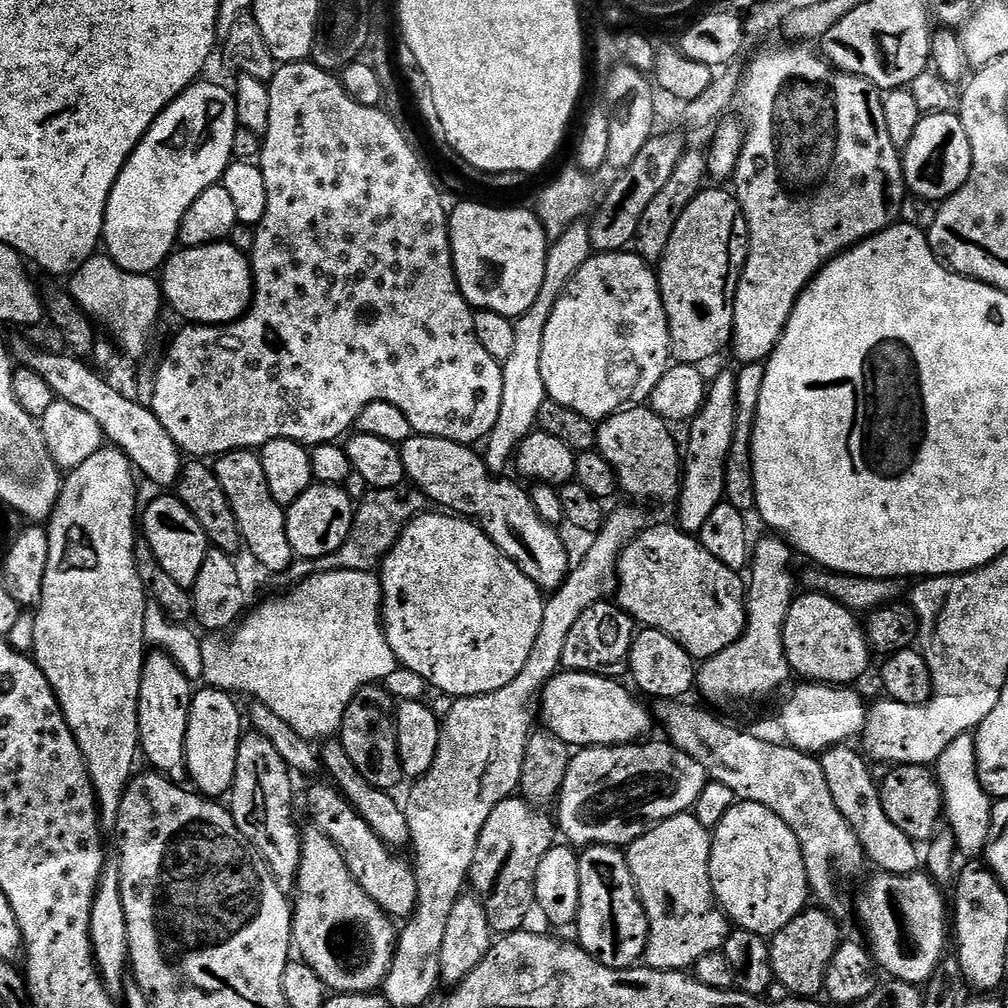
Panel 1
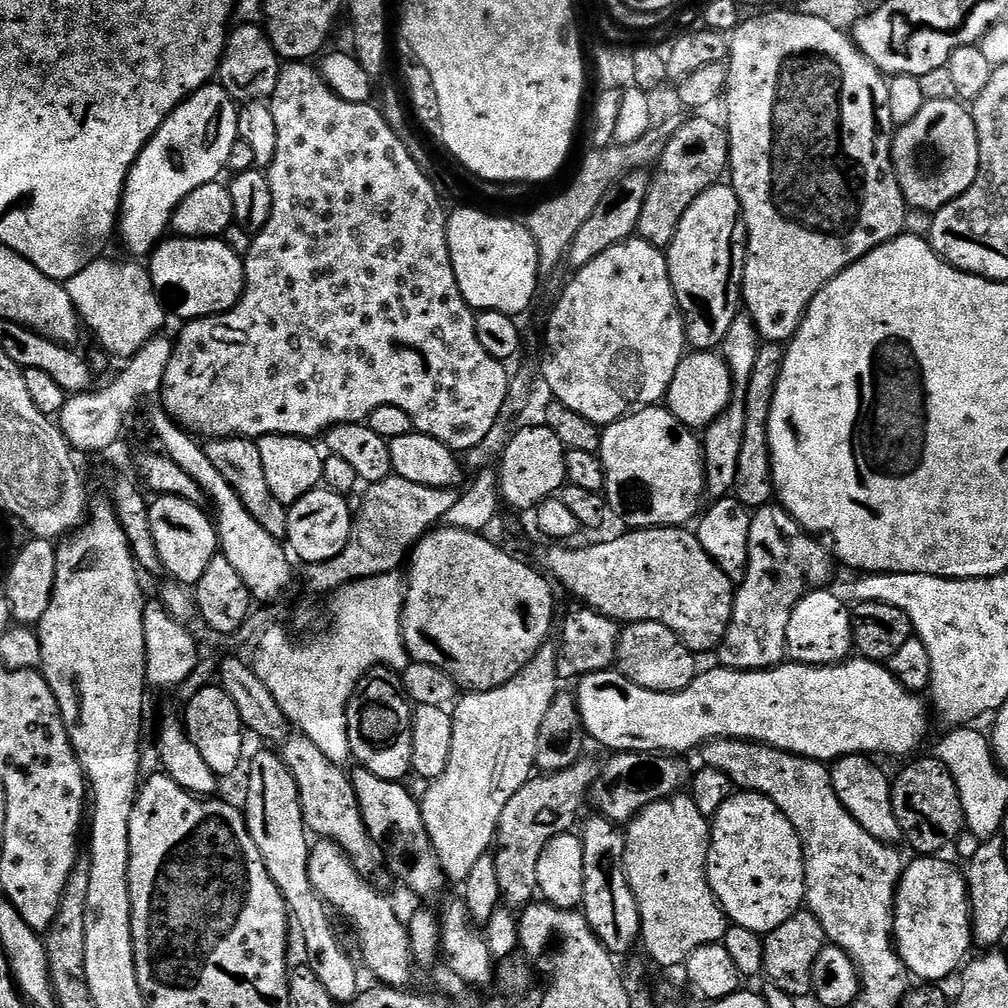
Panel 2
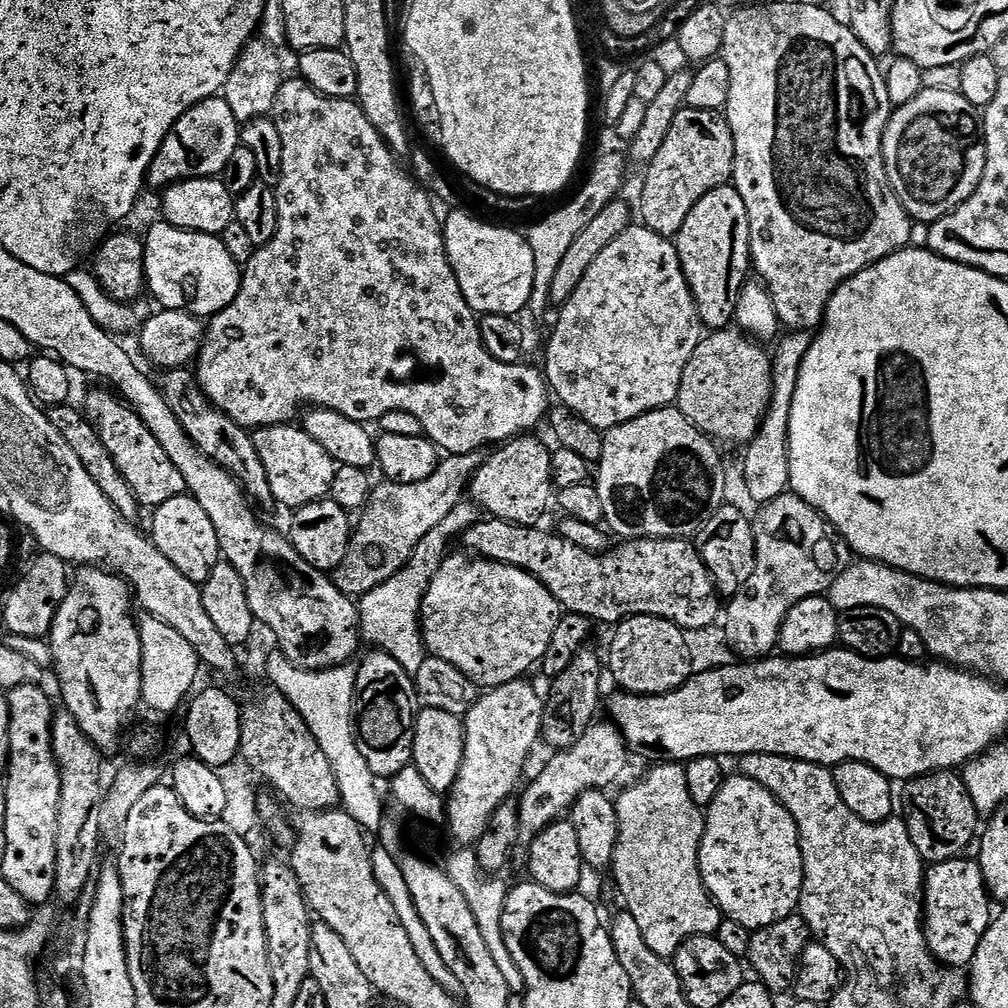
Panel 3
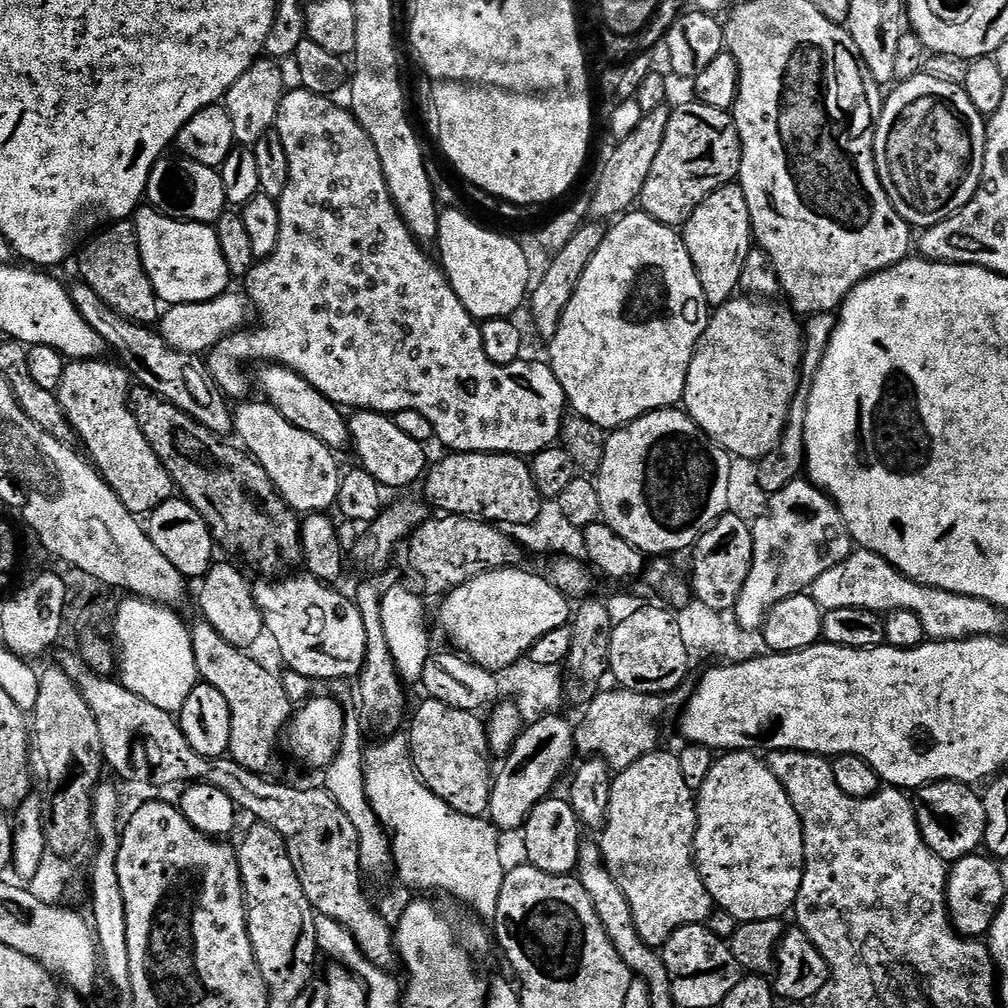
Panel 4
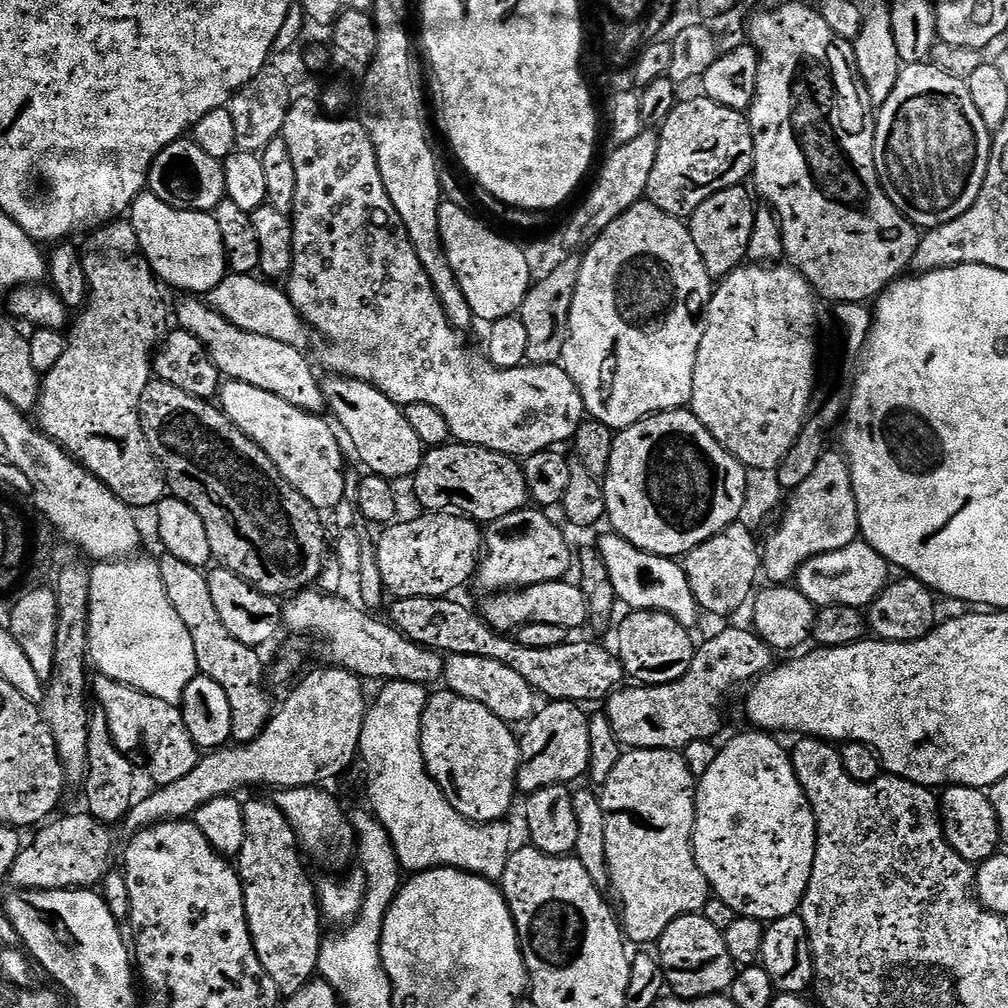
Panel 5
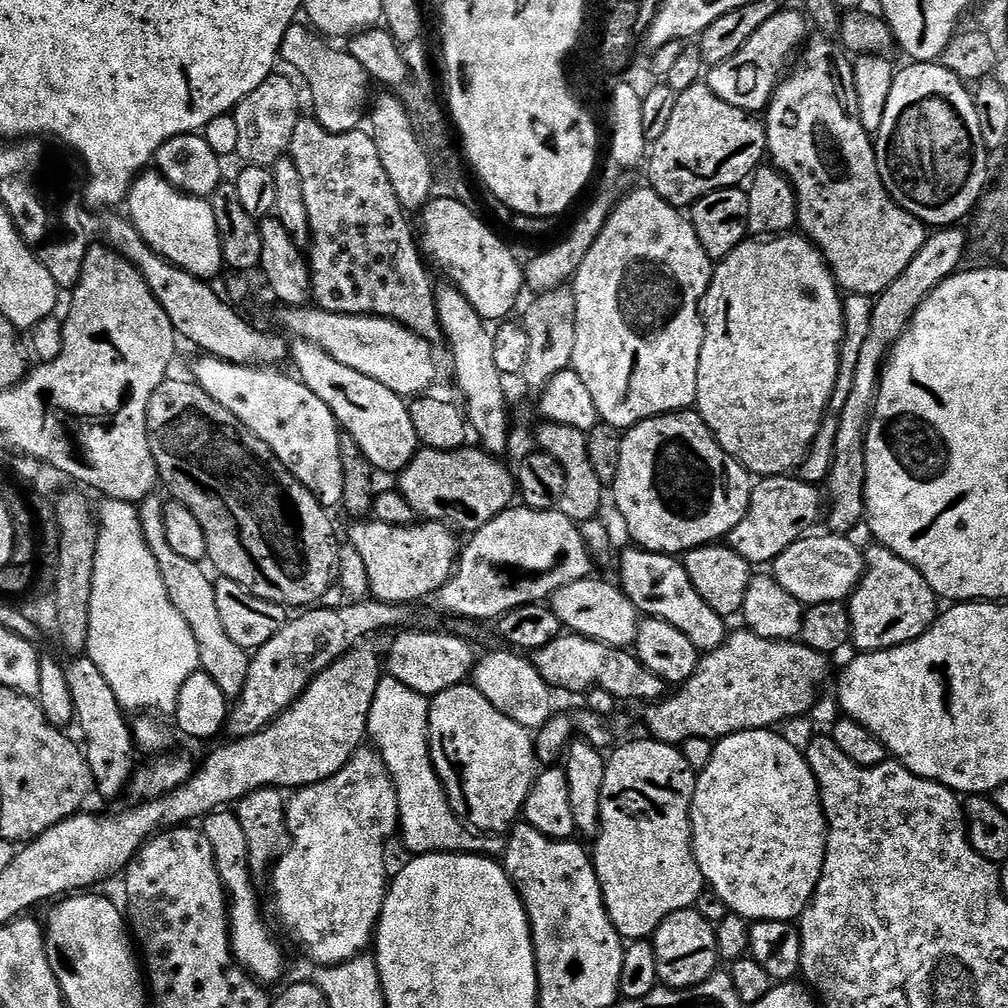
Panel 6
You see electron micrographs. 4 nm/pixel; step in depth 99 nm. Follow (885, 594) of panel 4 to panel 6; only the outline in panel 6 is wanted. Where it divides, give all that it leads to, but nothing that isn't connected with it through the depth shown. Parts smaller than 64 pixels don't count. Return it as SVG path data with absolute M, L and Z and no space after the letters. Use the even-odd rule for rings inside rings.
M809 534L803 540L794 542L770 565L771 575L784 587L787 592L794 594L801 604L811 606L822 602L844 602L852 595L852 591L858 587L864 576L863 551L859 552L848 541L844 534L827 534L828 536L816 536Z

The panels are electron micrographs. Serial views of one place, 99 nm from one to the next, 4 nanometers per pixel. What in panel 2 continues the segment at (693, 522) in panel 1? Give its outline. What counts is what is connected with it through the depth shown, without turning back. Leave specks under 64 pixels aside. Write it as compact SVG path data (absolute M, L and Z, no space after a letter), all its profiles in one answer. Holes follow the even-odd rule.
M738 314L726 330L726 338L718 349L732 372L732 401L718 414L716 421L702 432L704 449L704 486L713 501L723 500L735 489L738 474L738 454L742 451L742 434L746 434L746 390L750 382L750 370L758 359L761 338L752 319L746 314Z

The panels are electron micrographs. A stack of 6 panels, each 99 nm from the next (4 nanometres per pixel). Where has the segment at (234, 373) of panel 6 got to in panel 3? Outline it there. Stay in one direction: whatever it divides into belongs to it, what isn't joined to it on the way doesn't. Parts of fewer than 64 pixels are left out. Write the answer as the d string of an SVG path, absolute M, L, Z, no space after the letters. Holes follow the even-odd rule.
M286 423L257 428L252 432L252 441L258 450L258 458L262 458L262 466L266 466L266 478L270 478L272 498L277 505L285 504L289 510L295 510L325 499L331 493L338 465L318 442L314 442L314 438L310 438L310 434L304 432L303 427Z

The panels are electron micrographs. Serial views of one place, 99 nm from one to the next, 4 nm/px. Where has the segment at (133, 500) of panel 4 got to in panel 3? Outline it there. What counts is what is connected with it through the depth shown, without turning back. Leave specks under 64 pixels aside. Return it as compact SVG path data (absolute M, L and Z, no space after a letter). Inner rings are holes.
M108 392L89 394L86 415L101 436L103 445L110 452L110 457L114 462L118 462L122 478L130 482L130 490L134 490L140 505L145 509L154 510L162 506L162 502L170 502L170 498L185 495L188 490L186 478L182 478L174 463L170 462L165 450L158 444L157 438L154 438L154 434L143 424L142 418L133 412L119 395Z

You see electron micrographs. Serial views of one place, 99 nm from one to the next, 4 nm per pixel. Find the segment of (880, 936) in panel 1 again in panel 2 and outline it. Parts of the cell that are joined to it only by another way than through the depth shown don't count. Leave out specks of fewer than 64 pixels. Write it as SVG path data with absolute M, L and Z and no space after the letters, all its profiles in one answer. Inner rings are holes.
M917 855L913 864L911 861L905 867L904 873L900 875L900 885L896 887L896 905L892 911L894 947L909 973L920 982L940 982L936 980L944 980L952 975L955 977L969 959L968 951L974 948L972 911L964 872L940 859L942 858L939 855Z

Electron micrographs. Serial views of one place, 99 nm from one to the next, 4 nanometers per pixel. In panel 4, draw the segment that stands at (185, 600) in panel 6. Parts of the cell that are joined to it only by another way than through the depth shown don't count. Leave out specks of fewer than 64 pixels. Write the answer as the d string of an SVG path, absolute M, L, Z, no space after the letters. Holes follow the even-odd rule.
M201 618L196 625L193 623L190 631L197 673L203 683L219 690L232 711L227 755L238 762L238 766L246 766L246 770L267 773L276 743L279 740L281 743L294 711L294 701L289 698L283 679L277 673L263 669L245 649L226 642L216 625L207 619Z

